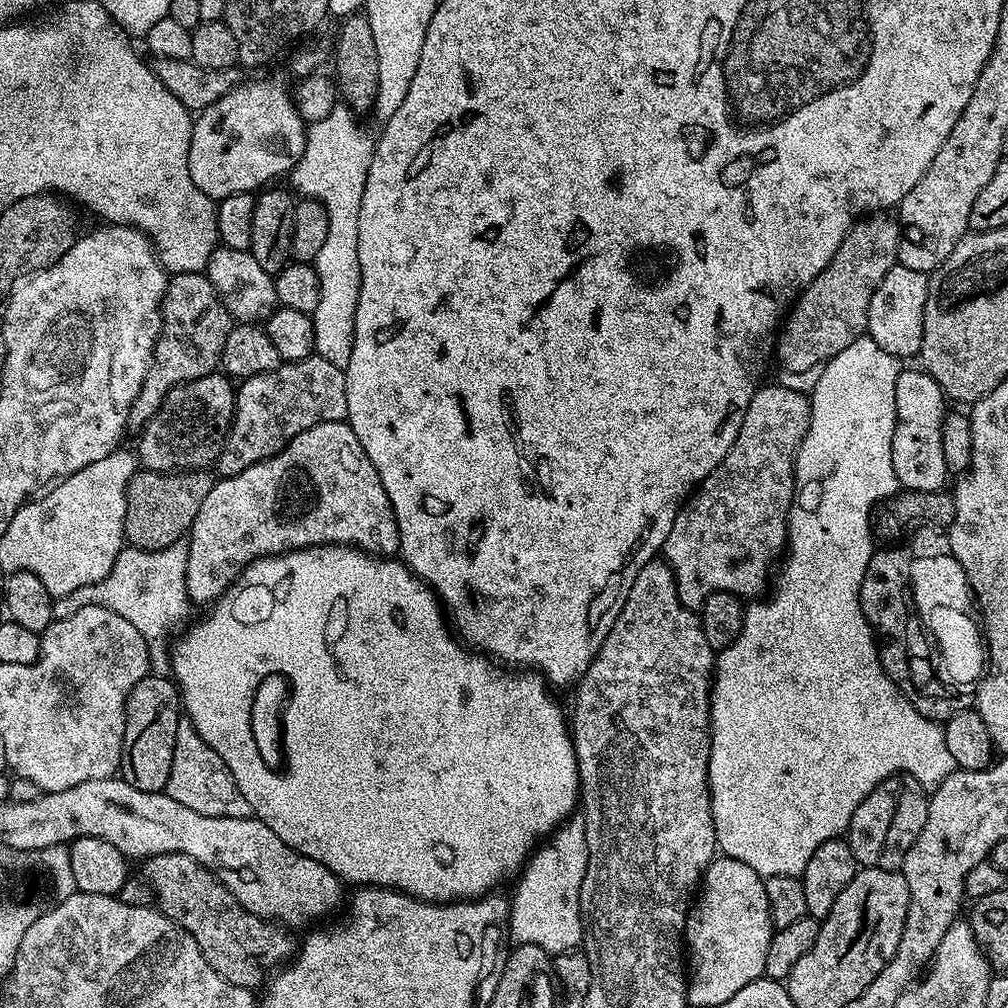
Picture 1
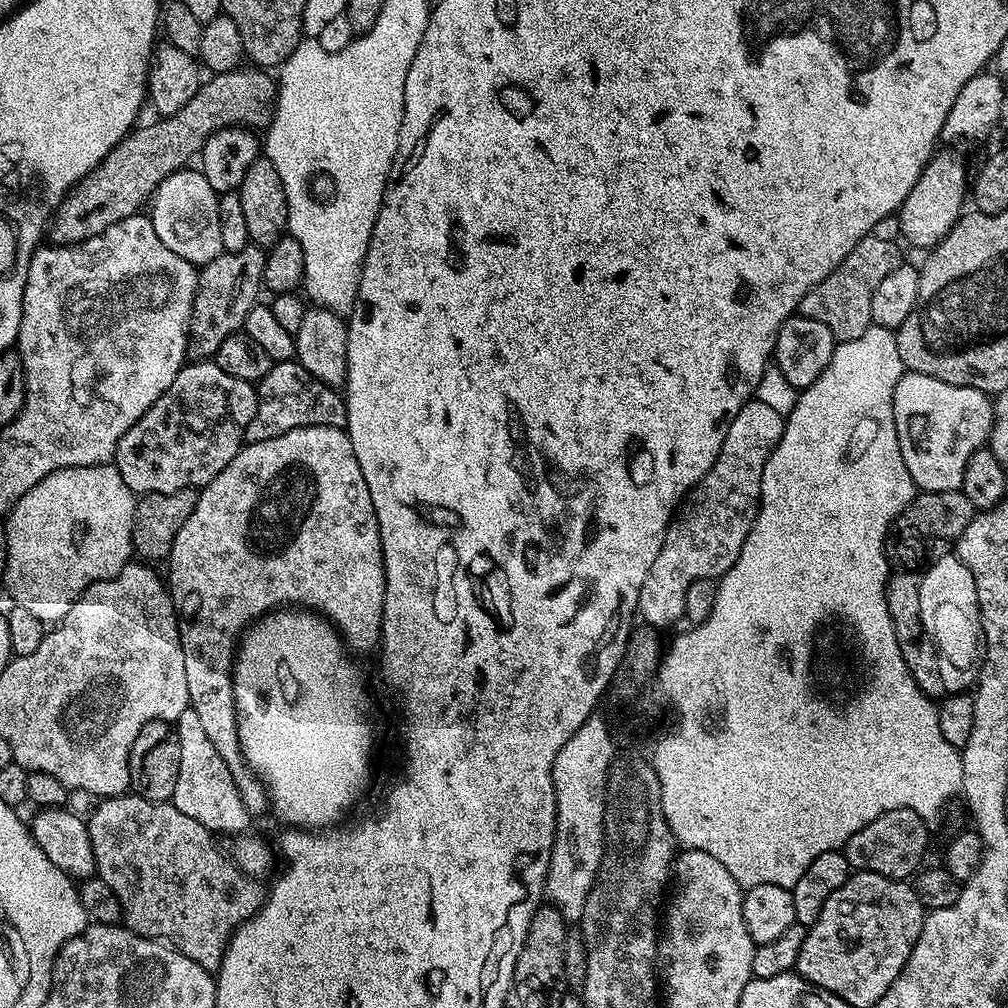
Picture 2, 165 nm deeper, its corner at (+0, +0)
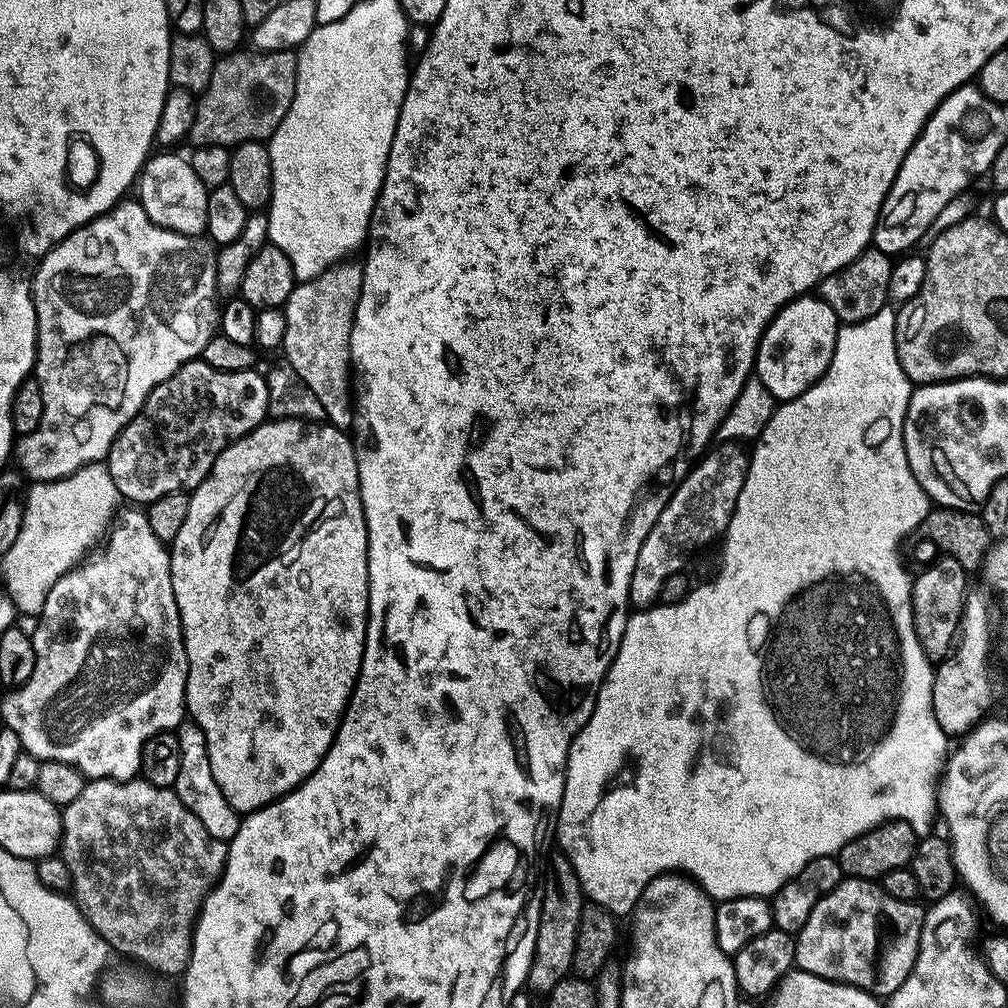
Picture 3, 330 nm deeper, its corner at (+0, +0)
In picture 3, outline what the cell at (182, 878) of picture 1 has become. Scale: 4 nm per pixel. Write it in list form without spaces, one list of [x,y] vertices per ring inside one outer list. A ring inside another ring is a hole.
[[[143,778],[135,780],[88,780],[82,794],[62,808],[64,830],[60,837],[59,851],[70,870],[72,886],[71,895],[74,897],[82,915],[94,926],[94,930],[109,946],[113,953],[121,952],[129,961],[139,961],[141,965],[157,968],[163,977],[179,977],[188,969],[190,954],[192,953],[192,935],[196,929],[196,920],[200,917],[200,907],[209,892],[216,887],[220,876],[224,872],[224,864],[228,861],[228,844],[223,840],[206,834],[206,826],[186,810],[186,806],[178,798],[172,788],[159,788]]]

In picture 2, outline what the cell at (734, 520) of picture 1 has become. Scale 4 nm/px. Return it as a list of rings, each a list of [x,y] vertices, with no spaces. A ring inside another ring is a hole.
[[[755,398],[748,400],[742,406],[742,410],[738,410],[738,414],[734,418],[734,422],[730,422],[730,430],[726,430],[726,438],[722,442],[722,450],[718,450],[718,458],[714,462],[714,466],[710,466],[710,470],[700,479],[700,483],[692,489],[690,495],[681,503],[678,509],[678,515],[673,519],[672,523],[668,525],[664,541],[662,542],[662,550],[658,550],[658,558],[654,558],[654,566],[650,566],[650,571],[646,573],[646,578],[642,581],[642,590],[638,594],[638,602],[636,603],[636,611],[639,619],[645,625],[651,626],[657,630],[665,630],[671,624],[681,623],[684,620],[684,611],[686,610],[686,590],[690,590],[690,582],[695,580],[716,580],[724,576],[729,570],[730,566],[734,566],[734,562],[738,562],[742,546],[746,542],[746,538],[752,529],[752,523],[756,517],[756,509],[760,507],[760,491],[762,490],[762,470],[766,470],[766,462],[770,458],[770,454],[778,446],[778,442],[784,433],[785,417],[778,414],[778,410],[771,409],[766,406],[766,402],[757,400]]]

